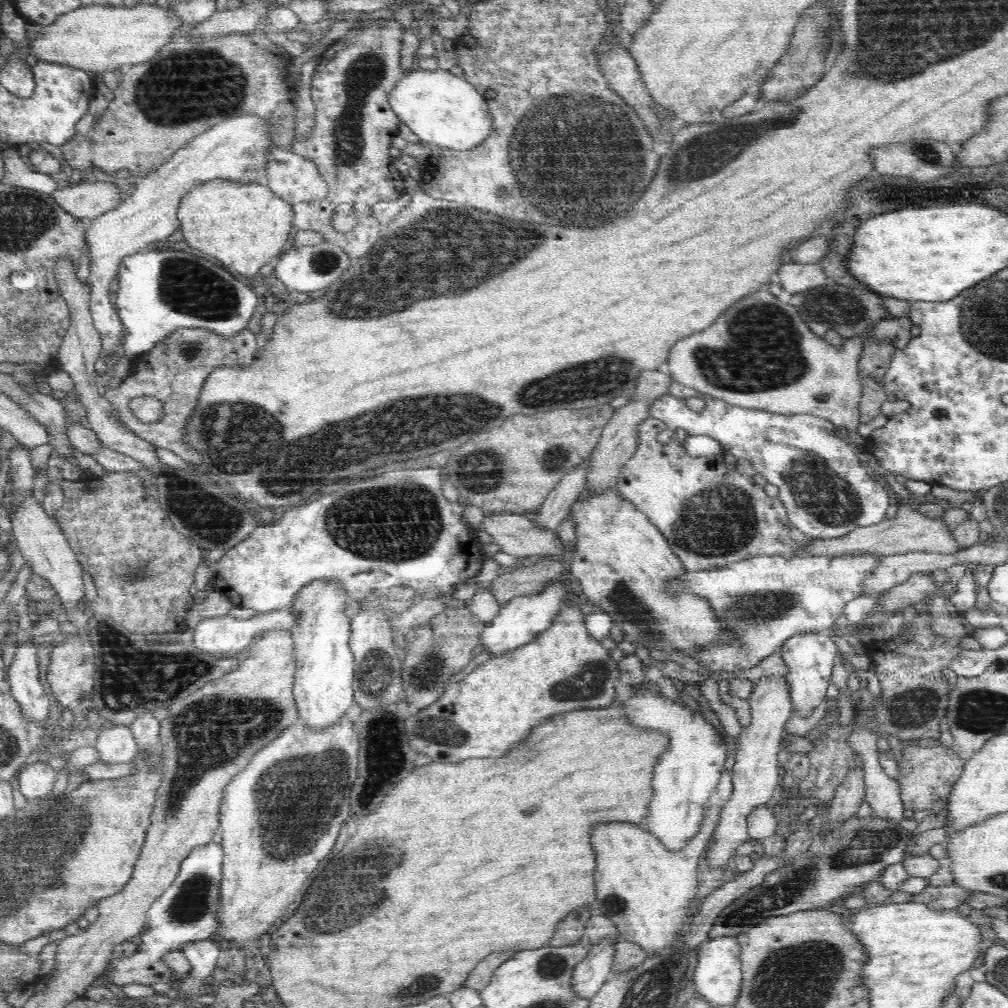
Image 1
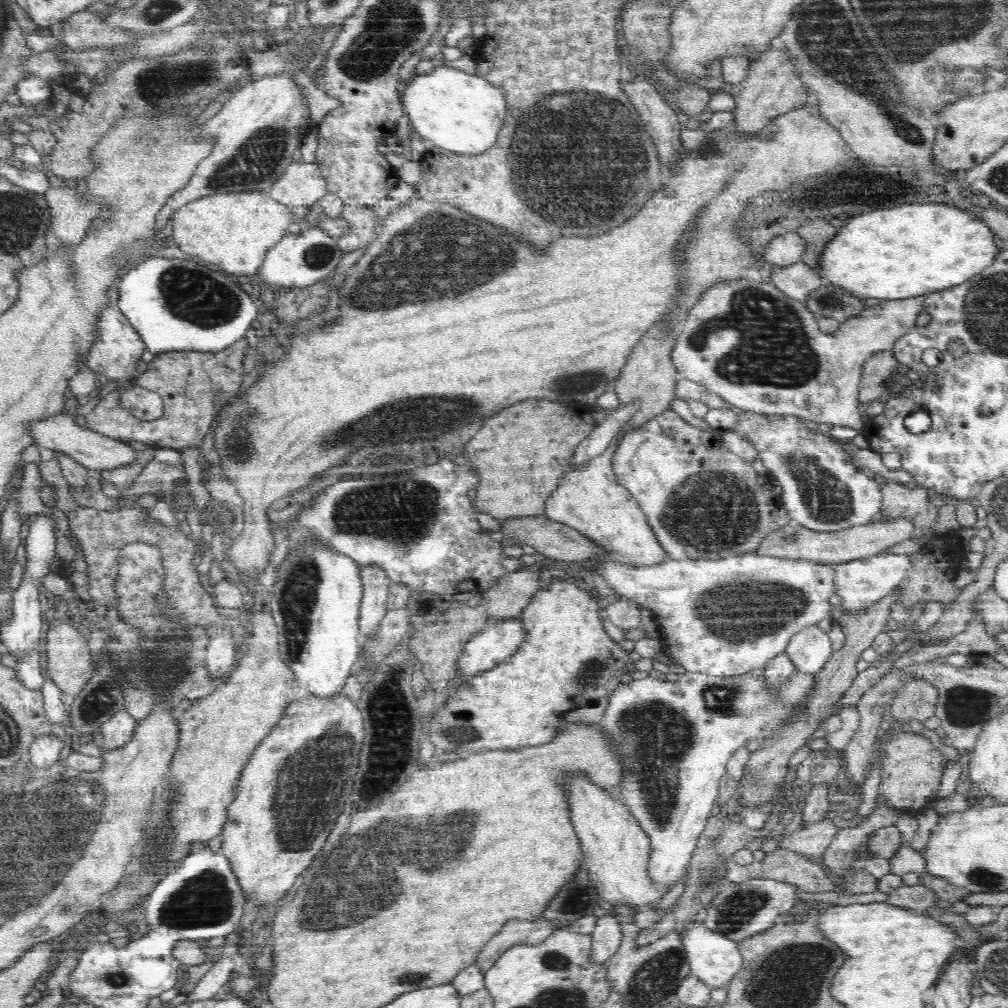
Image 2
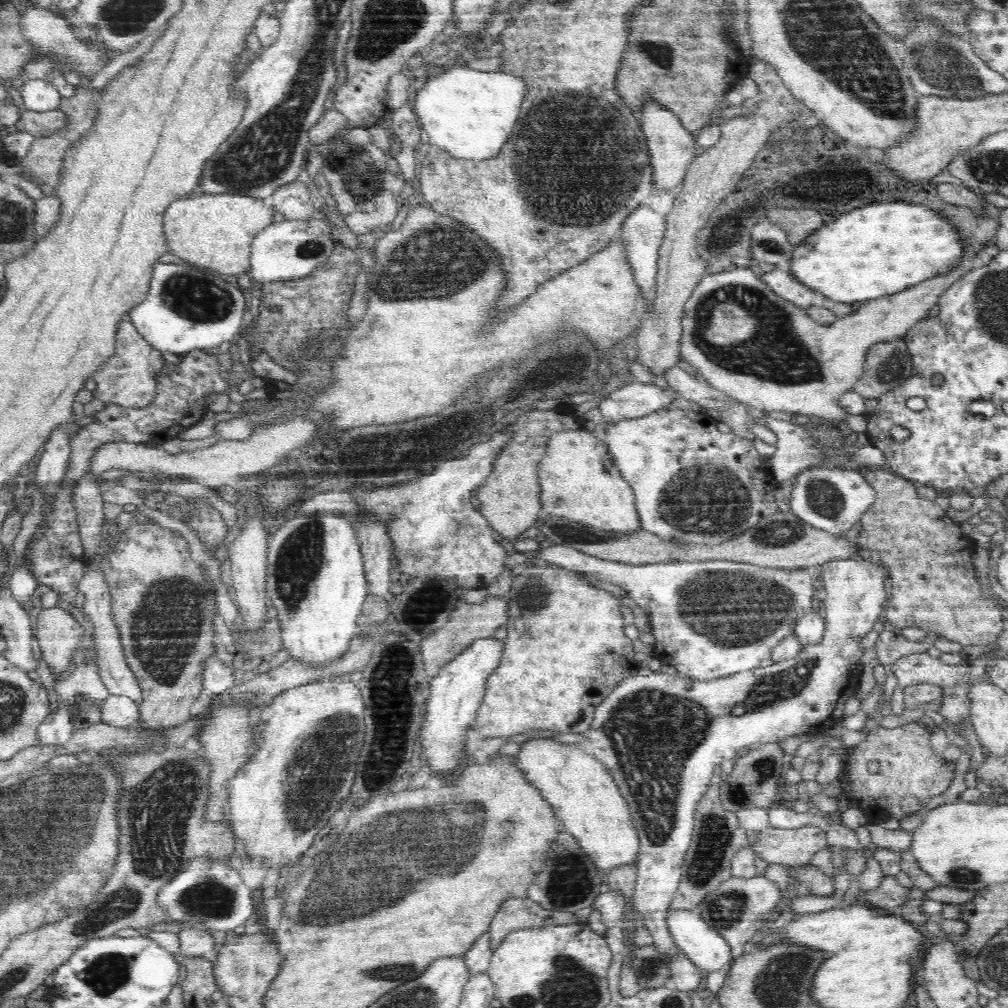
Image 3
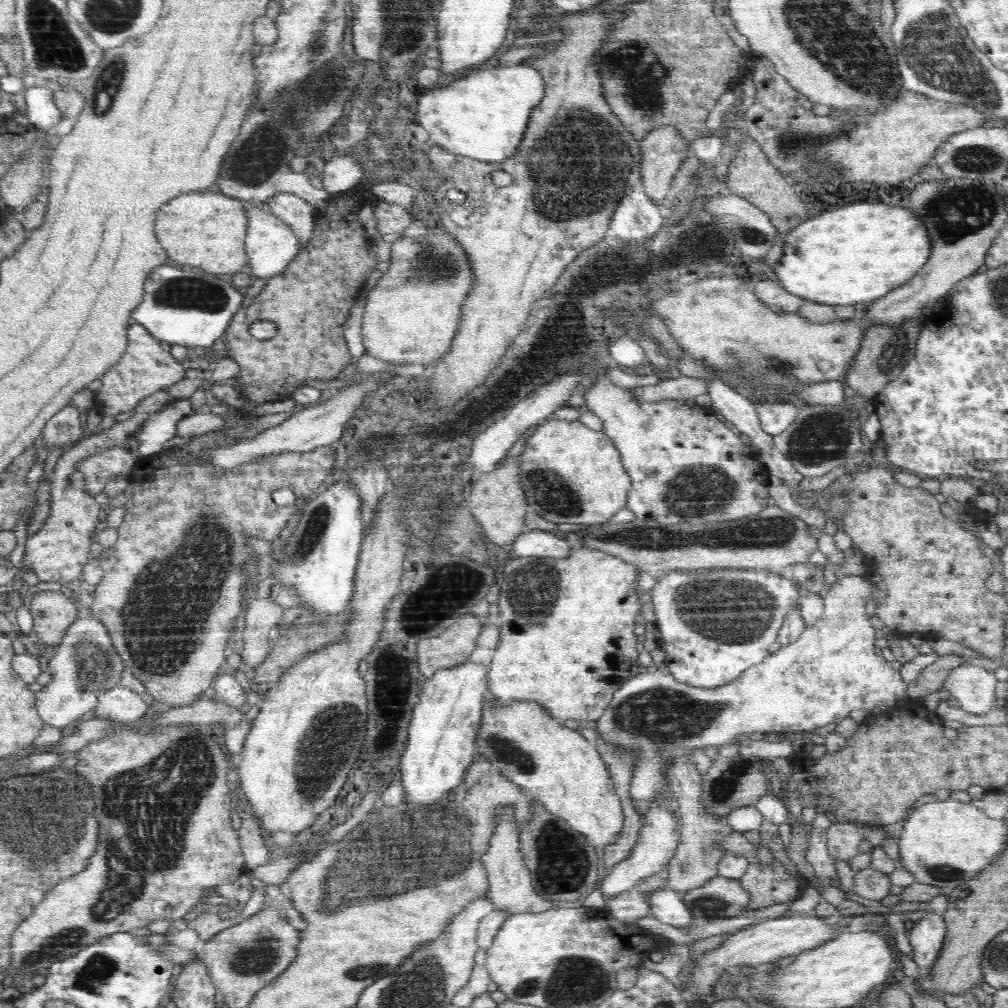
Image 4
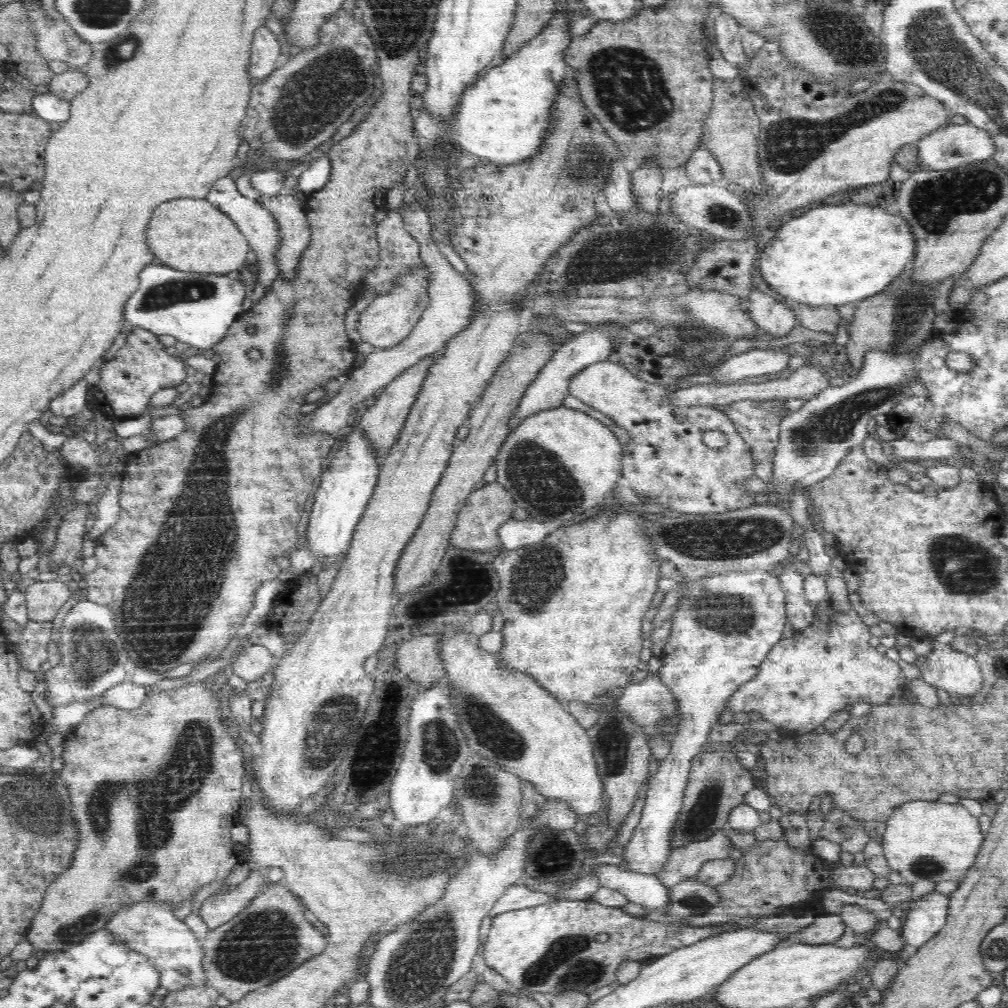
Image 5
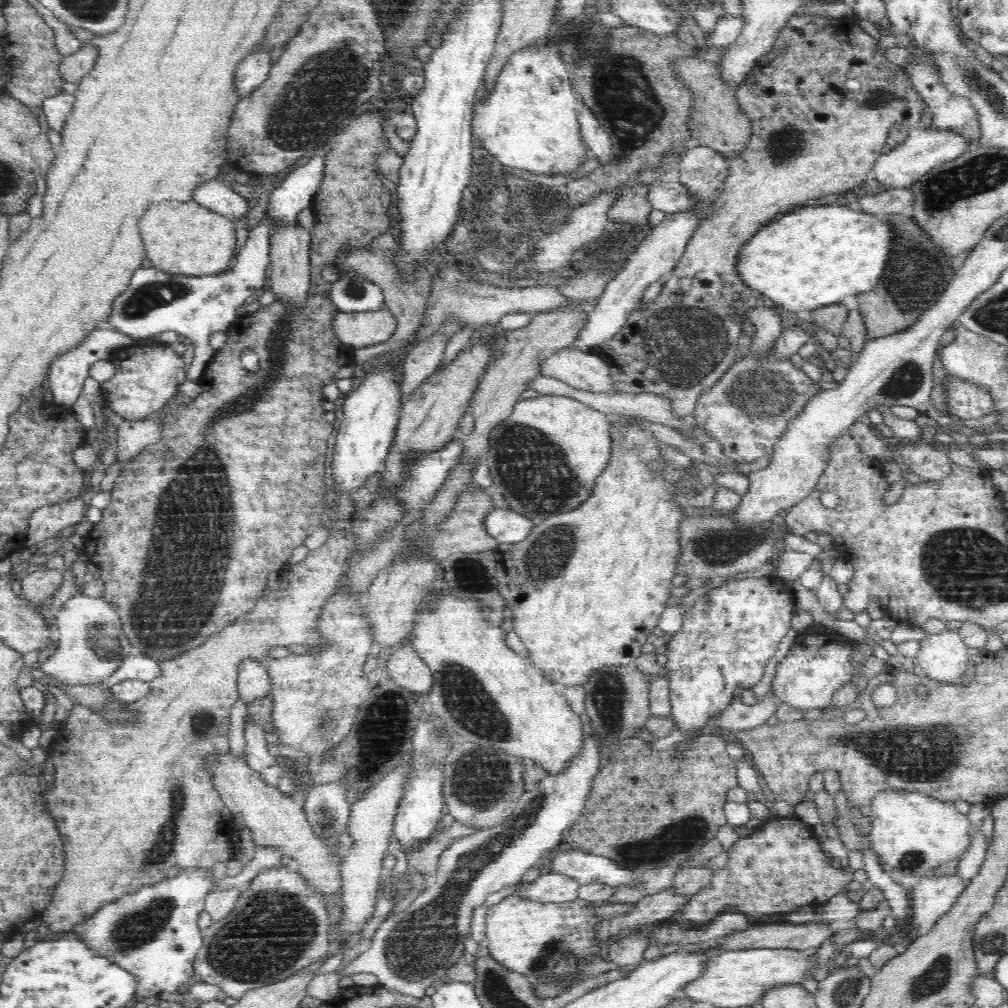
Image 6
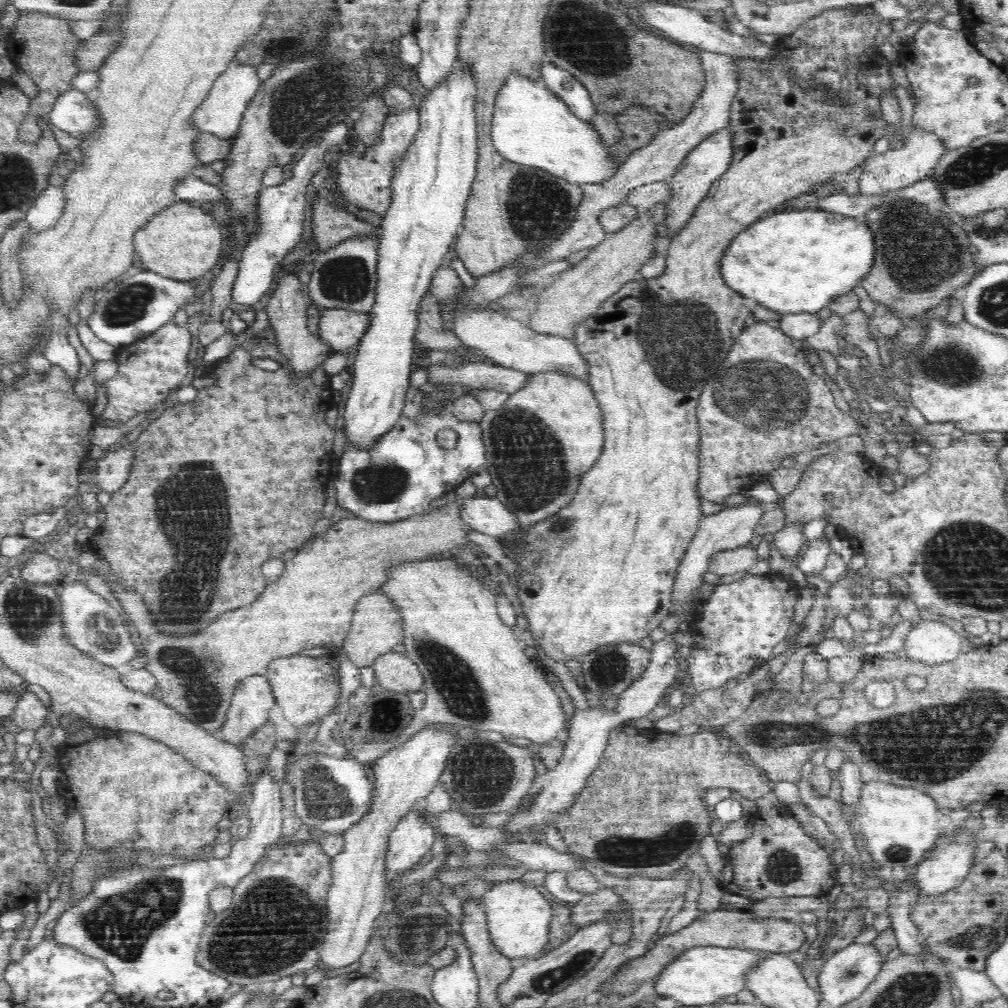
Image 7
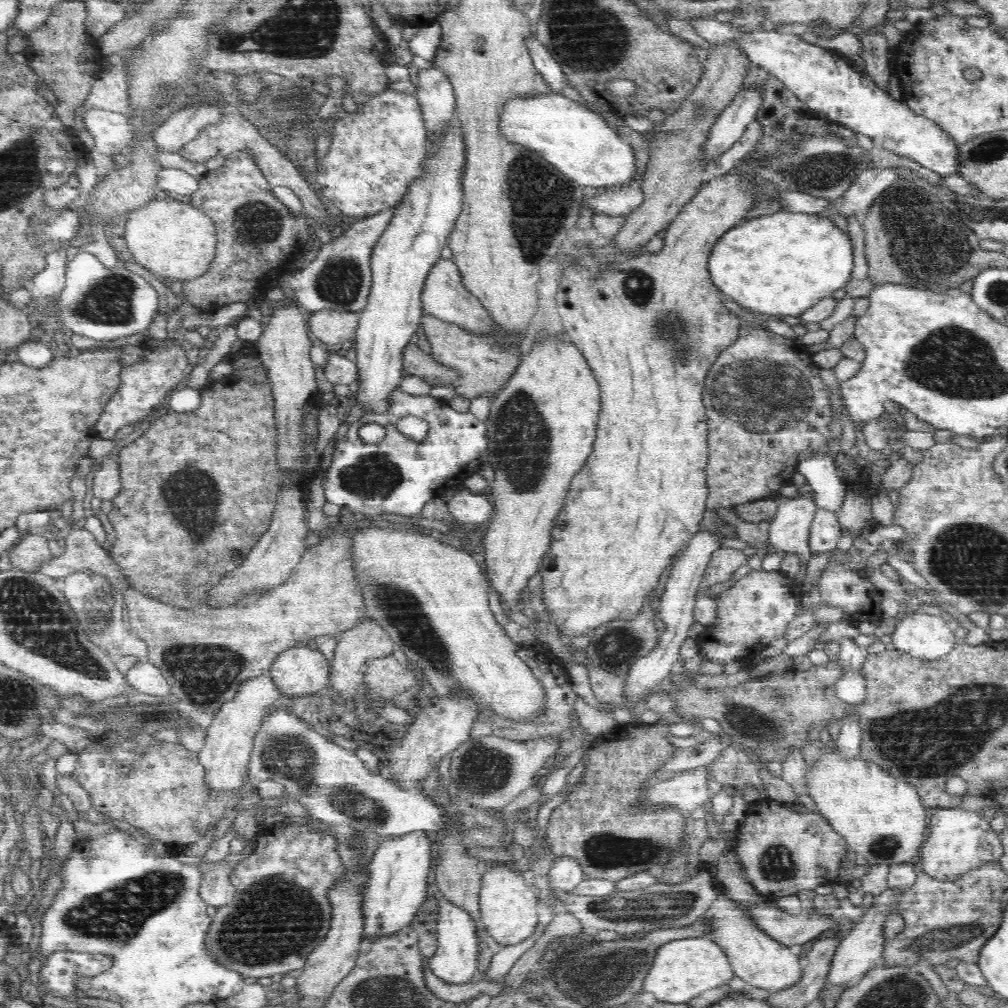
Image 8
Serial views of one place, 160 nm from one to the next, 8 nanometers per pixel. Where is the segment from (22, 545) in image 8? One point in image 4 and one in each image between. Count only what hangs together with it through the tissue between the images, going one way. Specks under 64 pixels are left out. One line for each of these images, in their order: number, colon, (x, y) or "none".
4: (53, 612)
5: (44, 600)
6: (41, 585)
7: (42, 568)

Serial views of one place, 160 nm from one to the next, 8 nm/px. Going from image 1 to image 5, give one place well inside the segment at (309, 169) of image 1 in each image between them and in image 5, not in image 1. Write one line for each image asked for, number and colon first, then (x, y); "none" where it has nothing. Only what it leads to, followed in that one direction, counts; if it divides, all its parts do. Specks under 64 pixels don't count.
2: (301, 184)
3: (293, 201)
4: (297, 213)
5: (293, 227)

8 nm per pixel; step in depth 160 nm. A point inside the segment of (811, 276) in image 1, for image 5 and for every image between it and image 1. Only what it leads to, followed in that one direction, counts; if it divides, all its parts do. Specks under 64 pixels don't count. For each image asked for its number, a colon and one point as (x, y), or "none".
2: (797, 280)
3: (780, 281)
4: (770, 292)
5: (773, 317)

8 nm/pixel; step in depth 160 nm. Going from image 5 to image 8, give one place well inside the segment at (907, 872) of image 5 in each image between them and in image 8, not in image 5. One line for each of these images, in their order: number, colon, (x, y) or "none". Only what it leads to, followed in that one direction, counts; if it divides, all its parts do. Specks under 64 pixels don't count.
6: (911, 832)
7: (901, 825)
8: (883, 819)

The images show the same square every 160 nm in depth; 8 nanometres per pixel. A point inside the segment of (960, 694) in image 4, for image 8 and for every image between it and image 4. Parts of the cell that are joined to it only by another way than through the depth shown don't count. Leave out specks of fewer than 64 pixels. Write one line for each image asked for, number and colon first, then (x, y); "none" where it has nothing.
5: (946, 668)
6: (944, 657)
7: (930, 643)
8: (926, 637)

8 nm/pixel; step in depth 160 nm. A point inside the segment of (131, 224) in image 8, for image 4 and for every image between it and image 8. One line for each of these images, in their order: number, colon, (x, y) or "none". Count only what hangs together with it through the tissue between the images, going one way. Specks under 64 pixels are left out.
4: (207, 230)
5: (190, 235)
6: (183, 238)
7: (182, 241)

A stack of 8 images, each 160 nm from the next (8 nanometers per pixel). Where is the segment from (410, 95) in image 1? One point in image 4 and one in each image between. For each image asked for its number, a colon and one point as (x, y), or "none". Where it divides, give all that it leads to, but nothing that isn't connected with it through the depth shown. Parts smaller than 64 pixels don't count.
2: (463, 114)
3: (469, 113)
4: (483, 116)

